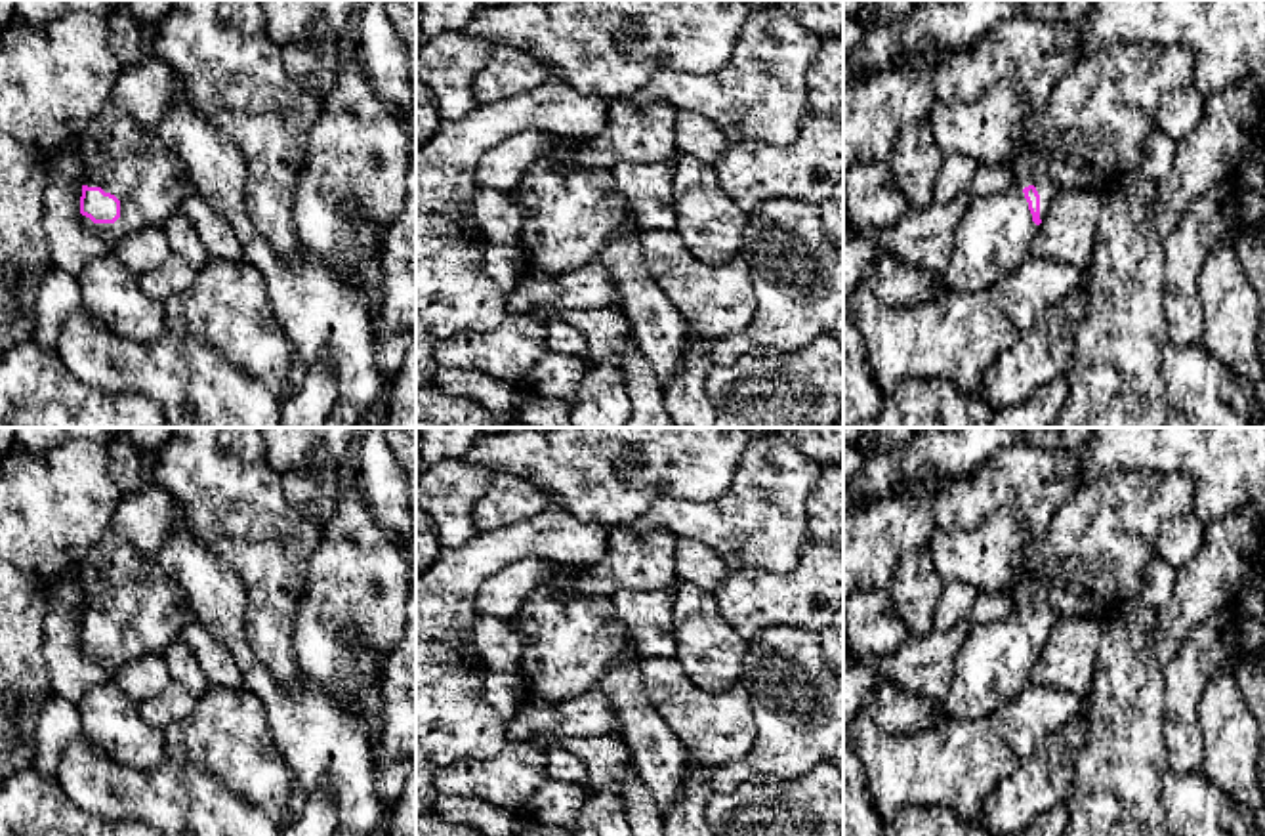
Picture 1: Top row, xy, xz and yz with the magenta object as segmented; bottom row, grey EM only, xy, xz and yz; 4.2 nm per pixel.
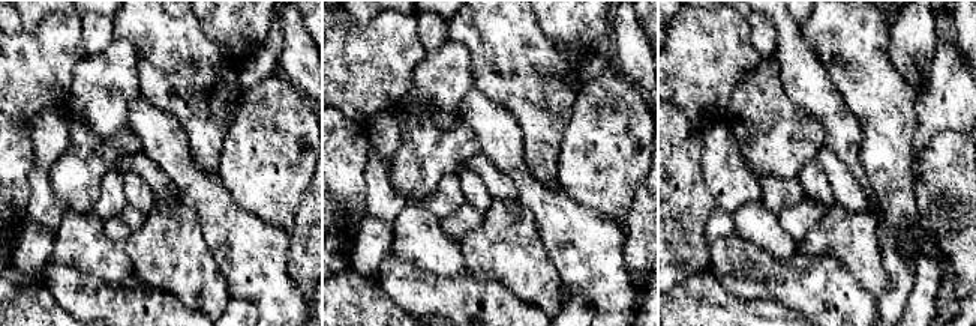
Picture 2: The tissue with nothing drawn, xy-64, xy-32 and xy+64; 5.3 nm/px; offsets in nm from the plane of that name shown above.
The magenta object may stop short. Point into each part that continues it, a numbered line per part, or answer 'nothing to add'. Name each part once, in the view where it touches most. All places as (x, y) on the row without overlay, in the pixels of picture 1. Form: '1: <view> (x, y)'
1: xy (123, 586)

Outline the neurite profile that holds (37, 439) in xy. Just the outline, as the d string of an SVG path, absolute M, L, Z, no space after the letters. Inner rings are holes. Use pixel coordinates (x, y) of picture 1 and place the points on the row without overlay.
M15 428L15 443L31 452L48 452L52 447L71 437L82 437L97 445L107 445L111 433L107 428Z

